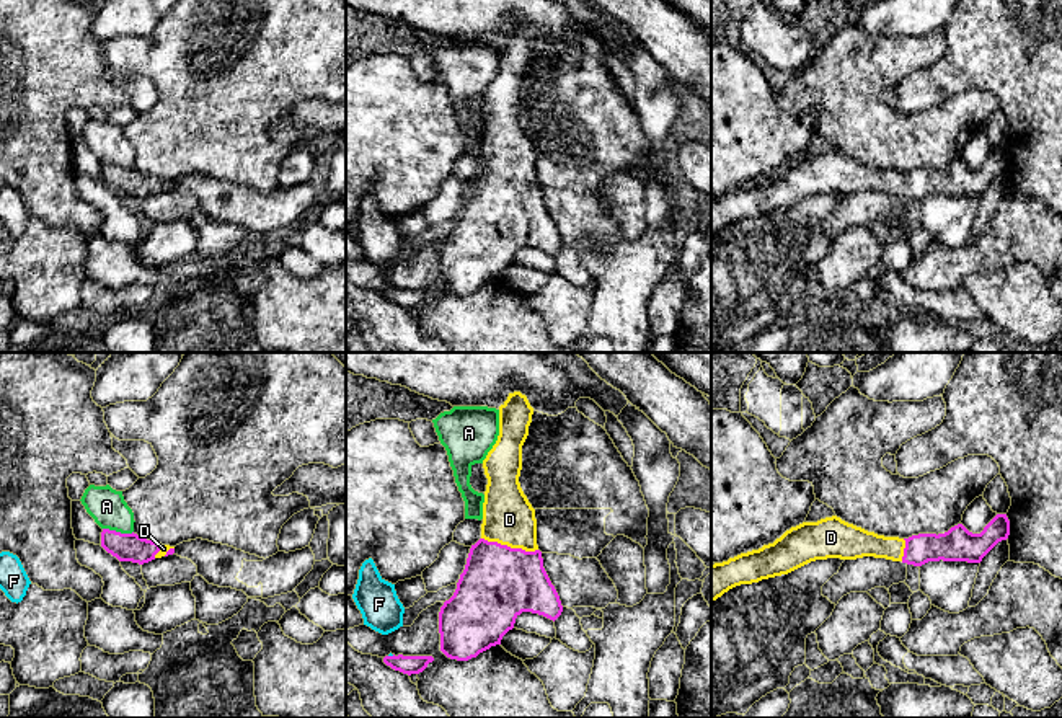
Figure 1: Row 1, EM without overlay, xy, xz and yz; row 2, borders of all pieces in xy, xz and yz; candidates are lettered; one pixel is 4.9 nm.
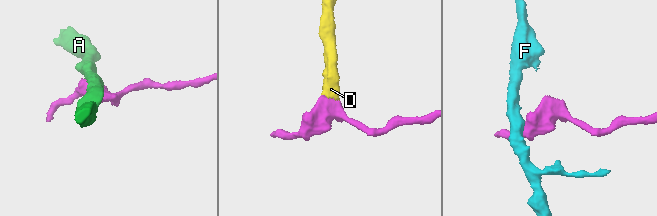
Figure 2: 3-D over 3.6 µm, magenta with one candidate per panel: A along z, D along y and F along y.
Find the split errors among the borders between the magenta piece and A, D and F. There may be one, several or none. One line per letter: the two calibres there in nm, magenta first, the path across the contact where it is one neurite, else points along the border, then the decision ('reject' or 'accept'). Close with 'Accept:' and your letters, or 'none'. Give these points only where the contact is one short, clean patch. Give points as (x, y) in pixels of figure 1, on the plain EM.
A: 140 nm thick on the magenta side, 180 nm on the other; reject
D: 360 nm thick on the magenta side, 260 nm on the other; runs through xz (498, 217), (504, 208), (509, 181), (509, 154); accept
F: 100 nm thick on the magenta side, 20 nm on the other; border along xz (393, 289), (389, 291); reject
Accept: D

